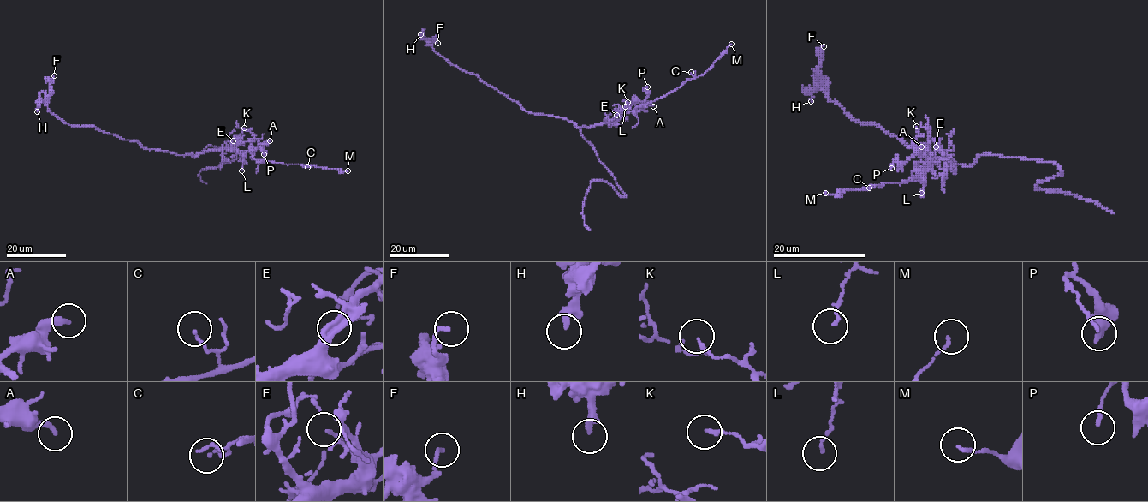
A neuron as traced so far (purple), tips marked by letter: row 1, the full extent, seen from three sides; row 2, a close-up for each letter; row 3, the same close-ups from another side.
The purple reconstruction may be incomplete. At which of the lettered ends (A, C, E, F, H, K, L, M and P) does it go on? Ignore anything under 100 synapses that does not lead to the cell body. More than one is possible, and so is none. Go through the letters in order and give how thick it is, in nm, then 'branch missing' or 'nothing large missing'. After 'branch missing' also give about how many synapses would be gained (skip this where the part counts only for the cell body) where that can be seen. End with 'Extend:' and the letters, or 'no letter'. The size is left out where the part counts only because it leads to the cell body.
A: 280 nm thick; nothing large missing
C: 110 nm thick; nothing large missing
E: 110 nm thick; nothing large missing
F: 140 nm thick; nothing large missing
H: 260 nm thick; nothing large missing
K: 150 nm thick; nothing large missing
L: 120 nm thick; nothing large missing
M: 120 nm thick; nothing large missing
P: 130 nm thick; nothing large missing
Extend: no letter

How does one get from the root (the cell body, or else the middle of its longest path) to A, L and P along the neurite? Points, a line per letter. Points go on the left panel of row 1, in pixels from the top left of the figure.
A: (182, 154), (197, 156), (226, 148), (254, 151), (270, 140)
L: (182, 154), (197, 156), (208, 151), (235, 148), (245, 157), (241, 170)
P: (182, 154), (197, 156), (226, 148), (254, 150), (258, 146), (264, 150), (259, 148), (264, 154)

